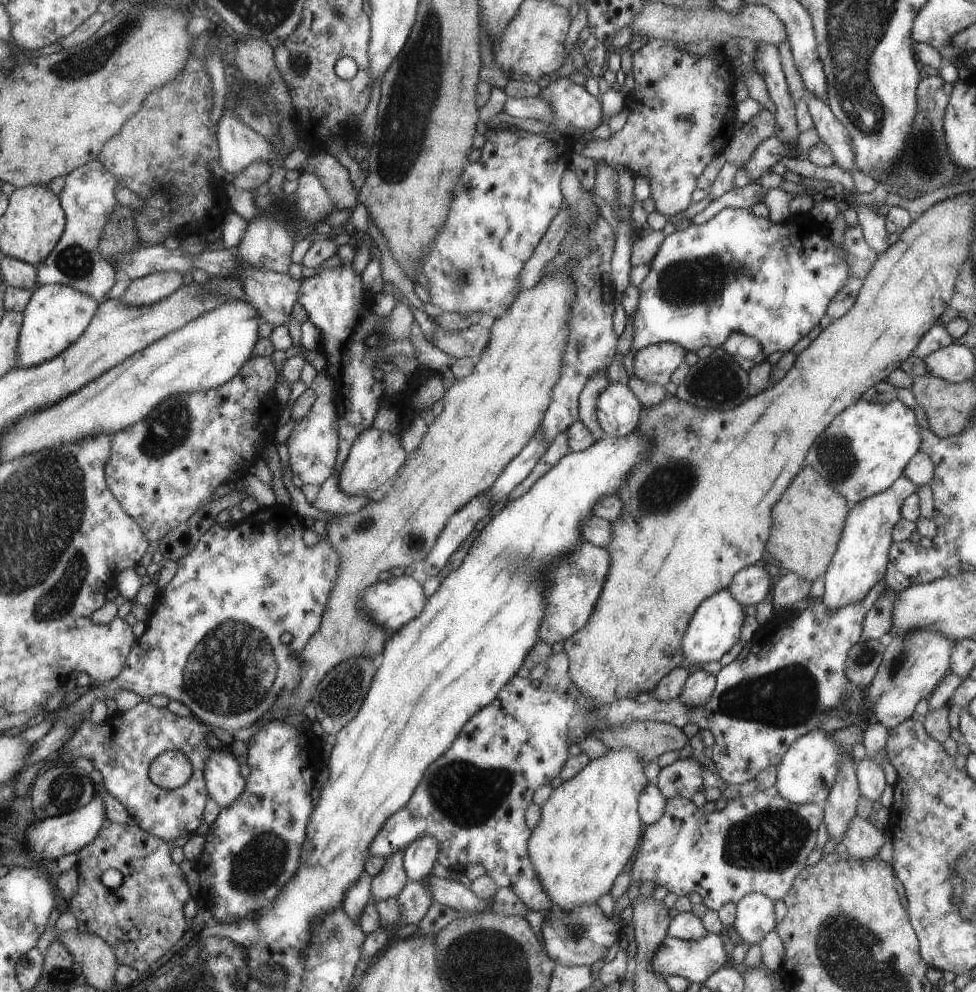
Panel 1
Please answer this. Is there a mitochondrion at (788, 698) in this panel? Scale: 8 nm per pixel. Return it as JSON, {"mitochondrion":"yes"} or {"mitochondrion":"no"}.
{"mitochondrion":"yes"}

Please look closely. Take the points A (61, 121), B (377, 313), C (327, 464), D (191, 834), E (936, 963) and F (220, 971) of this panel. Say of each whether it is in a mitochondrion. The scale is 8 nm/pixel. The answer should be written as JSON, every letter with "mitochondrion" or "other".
{"A":"other","B":"other","C":"other","D":"other","E":"other","F":"mitochondrion"}

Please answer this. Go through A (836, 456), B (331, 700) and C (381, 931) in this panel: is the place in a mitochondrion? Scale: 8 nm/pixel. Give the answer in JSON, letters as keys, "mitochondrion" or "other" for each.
{"A":"mitochondrion","B":"mitochondrion","C":"other"}

